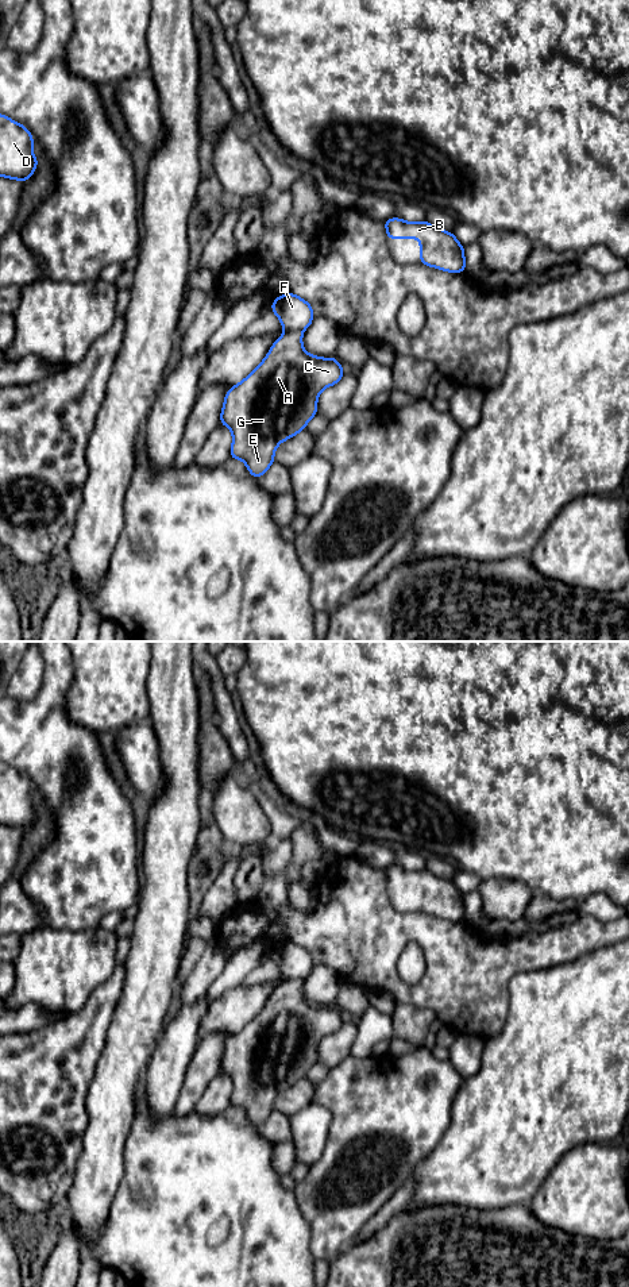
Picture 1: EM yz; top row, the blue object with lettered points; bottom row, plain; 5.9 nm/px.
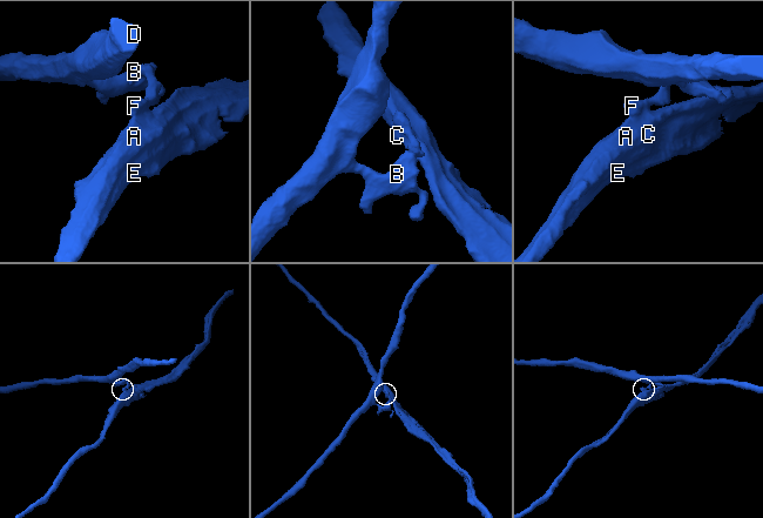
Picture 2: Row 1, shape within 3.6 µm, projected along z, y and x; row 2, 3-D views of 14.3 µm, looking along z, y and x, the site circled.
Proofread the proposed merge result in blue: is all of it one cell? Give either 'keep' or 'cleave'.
cleave

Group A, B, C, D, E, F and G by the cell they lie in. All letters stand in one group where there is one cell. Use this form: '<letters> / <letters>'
A C E G / B D F

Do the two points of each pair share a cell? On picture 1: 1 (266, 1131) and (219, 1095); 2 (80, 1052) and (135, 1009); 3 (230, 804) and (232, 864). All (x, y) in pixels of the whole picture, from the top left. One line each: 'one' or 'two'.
1: one
2: two
3: two

